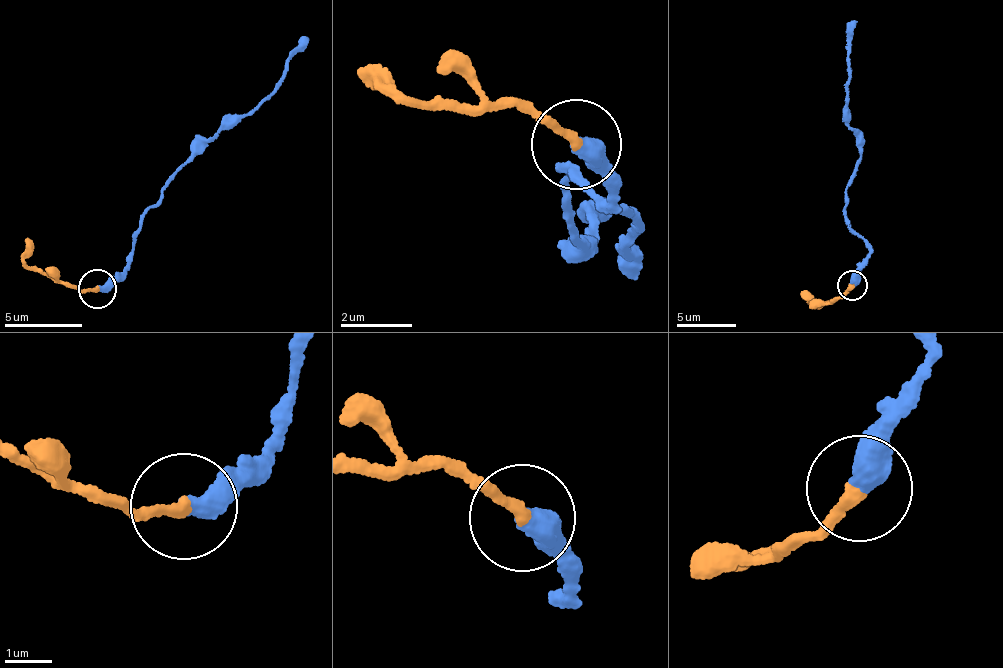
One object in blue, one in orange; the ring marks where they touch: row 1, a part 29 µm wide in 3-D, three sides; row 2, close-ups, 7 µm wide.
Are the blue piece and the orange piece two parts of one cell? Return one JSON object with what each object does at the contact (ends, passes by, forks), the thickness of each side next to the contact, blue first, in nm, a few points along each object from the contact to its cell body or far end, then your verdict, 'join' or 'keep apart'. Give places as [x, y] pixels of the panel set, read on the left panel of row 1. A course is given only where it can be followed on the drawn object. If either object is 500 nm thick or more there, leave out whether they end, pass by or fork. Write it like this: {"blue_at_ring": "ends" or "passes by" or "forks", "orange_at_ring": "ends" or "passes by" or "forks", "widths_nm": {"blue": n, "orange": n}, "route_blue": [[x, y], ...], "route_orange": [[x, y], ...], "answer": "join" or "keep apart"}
{"blue_at_ring": "ends", "orange_at_ring": "ends", "widths_nm": {"blue": 480, "orange": 260}, "route_blue": [[97, 290], [126, 267], [141, 224], [160, 199], [168, 175], [263, 97], [280, 80], [287, 57], [307, 41]], "route_orange": [[97, 290], [61, 284], [28, 268], [27, 237]], "answer": "keep apart"}

